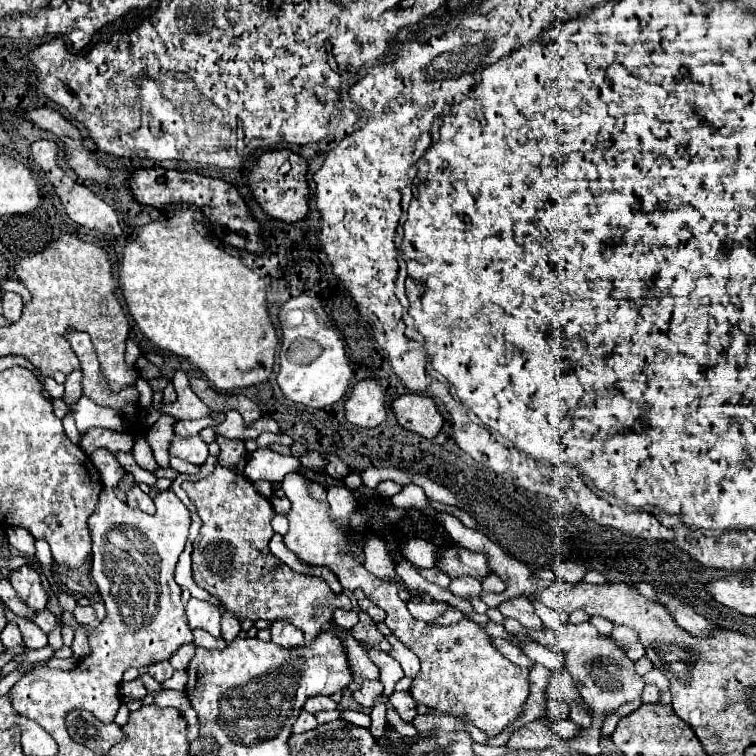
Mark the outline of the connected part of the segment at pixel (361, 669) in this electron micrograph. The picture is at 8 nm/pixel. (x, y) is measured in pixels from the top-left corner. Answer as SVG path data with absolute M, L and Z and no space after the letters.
M345 631L345 649L347 649L349 665L353 669L353 683L349 685L349 691L353 693L359 687L359 681L361 679L377 679L379 669L367 657L367 653L363 651L363 647L359 645L359 641L353 637L351 631Z

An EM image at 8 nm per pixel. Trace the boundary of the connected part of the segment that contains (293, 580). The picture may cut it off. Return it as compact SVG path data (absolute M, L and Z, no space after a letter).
M217 463L215 471L195 483L185 481L183 491L189 495L191 503L197 509L197 515L201 517L201 531L199 537L193 541L193 579L199 587L203 587L207 593L211 593L213 597L217 597L223 605L225 611L233 613L239 621L251 619L269 619L269 621L277 621L277 619L285 619L291 625L299 627L307 641L315 639L323 627L331 621L331 613L333 609L341 607L341 609L351 609L349 597L345 593L335 595L327 581L315 575L303 575L303 573L295 573L291 567L287 567L283 561L279 561L267 547L269 539L273 537L273 527L271 527L271 517L273 517L273 507L271 503L261 497L253 483L245 477L239 475L223 465Z

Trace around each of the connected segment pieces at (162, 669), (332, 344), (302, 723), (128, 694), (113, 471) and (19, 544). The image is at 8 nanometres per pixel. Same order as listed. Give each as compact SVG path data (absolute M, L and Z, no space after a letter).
M159 661L159 663L153 663L153 665L149 665L147 669L145 669L151 677L155 677L155 681L165 681L165 679L169 679L171 675L173 675L173 667L171 667L171 663L169 661Z
M307 295L293 297L281 307L279 321L283 341L279 353L281 369L277 383L285 397L309 407L325 407L343 399L349 389L353 371L343 341L331 323L329 313L323 309L323 303Z
M303 709L303 711L299 713L295 725L293 725L293 733L305 733L305 731L315 729L315 727L317 727L317 719L315 719L315 715Z
M135 679L135 681L129 681L129 683L121 685L121 699L125 703L131 701L131 699L143 699L145 695L147 695L147 689L141 683L141 679Z
M101 447L101 449L95 449L89 457L91 457L93 465L97 467L97 471L99 471L99 475L101 475L103 485L115 489L117 483L119 483L119 479L123 477L123 467L119 465L115 453L111 453L109 449L103 449L103 447Z
M7 527L7 539L13 549L21 551L27 557L35 555L35 537L23 527Z

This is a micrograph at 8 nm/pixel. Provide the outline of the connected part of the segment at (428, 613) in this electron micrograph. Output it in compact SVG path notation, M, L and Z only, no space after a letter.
M409 601L407 603L407 609L411 611L411 615L415 619L421 619L421 621L435 621L441 613L445 613L449 609L449 603L445 601Z

